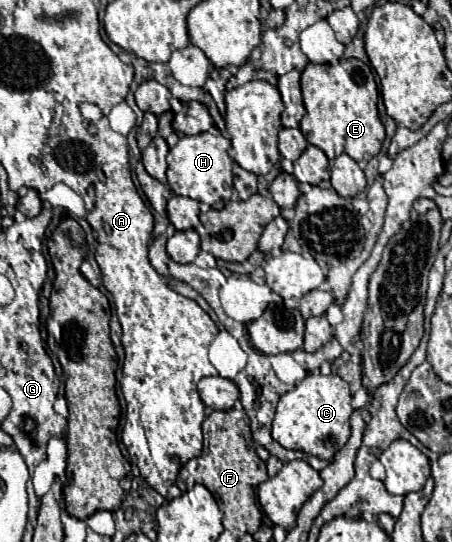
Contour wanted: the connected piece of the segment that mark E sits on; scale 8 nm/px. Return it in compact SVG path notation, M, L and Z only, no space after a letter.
M340 59L338 65L308 63L300 75L300 87L306 107L300 129L310 145L320 147L329 160L348 153L354 161L368 161L380 151L384 141L384 125L376 107L380 91L366 63L360 59Z

